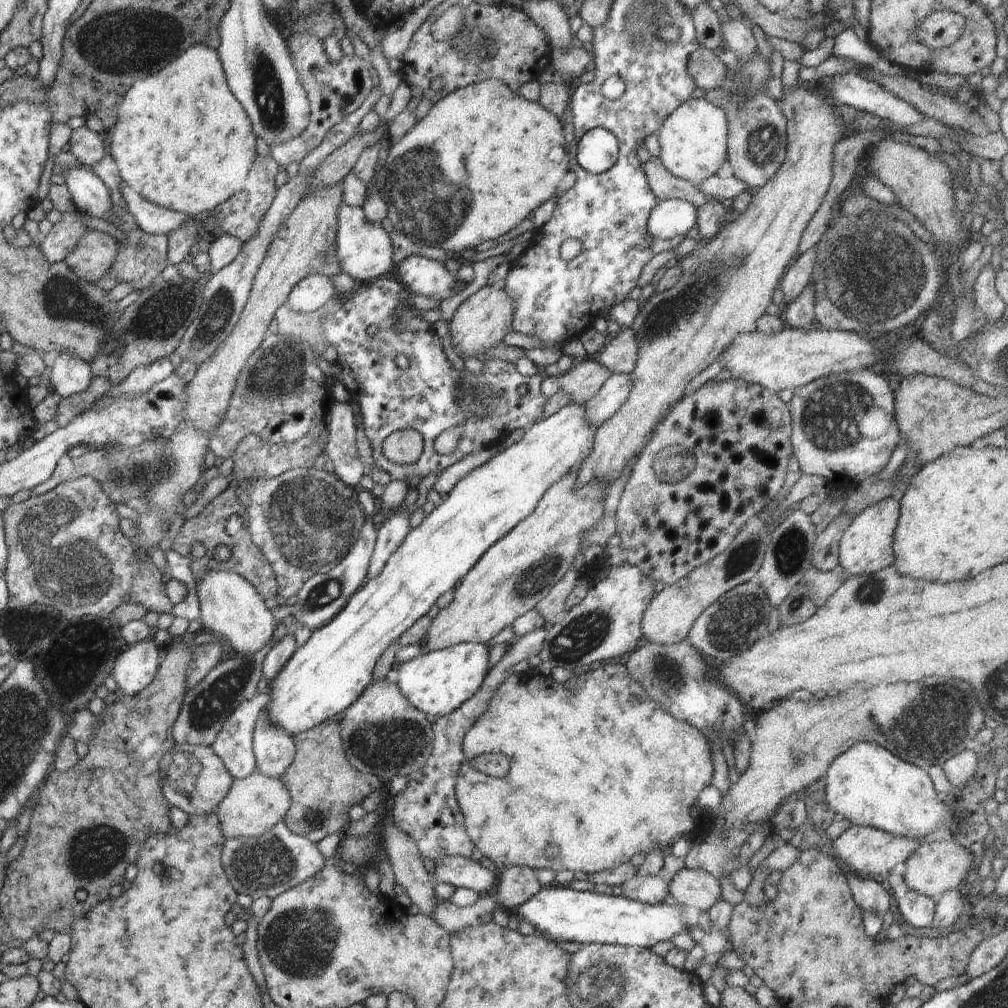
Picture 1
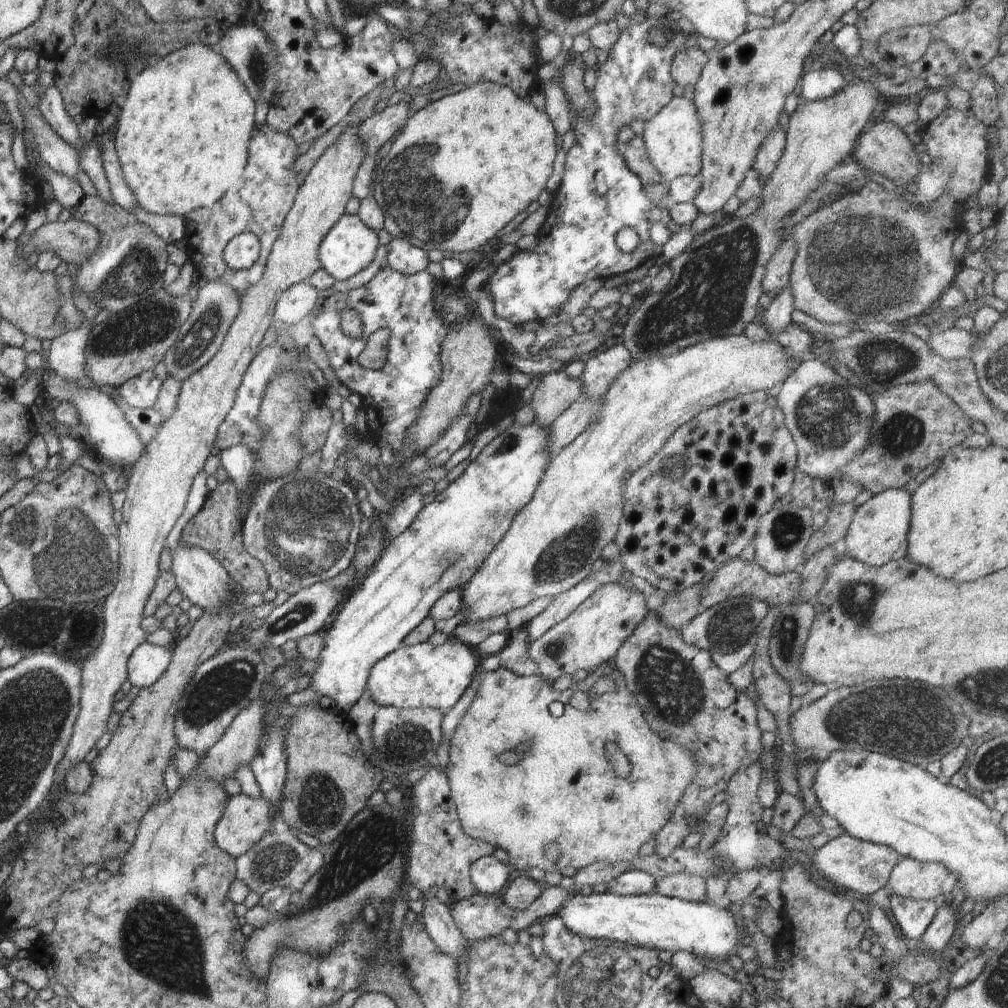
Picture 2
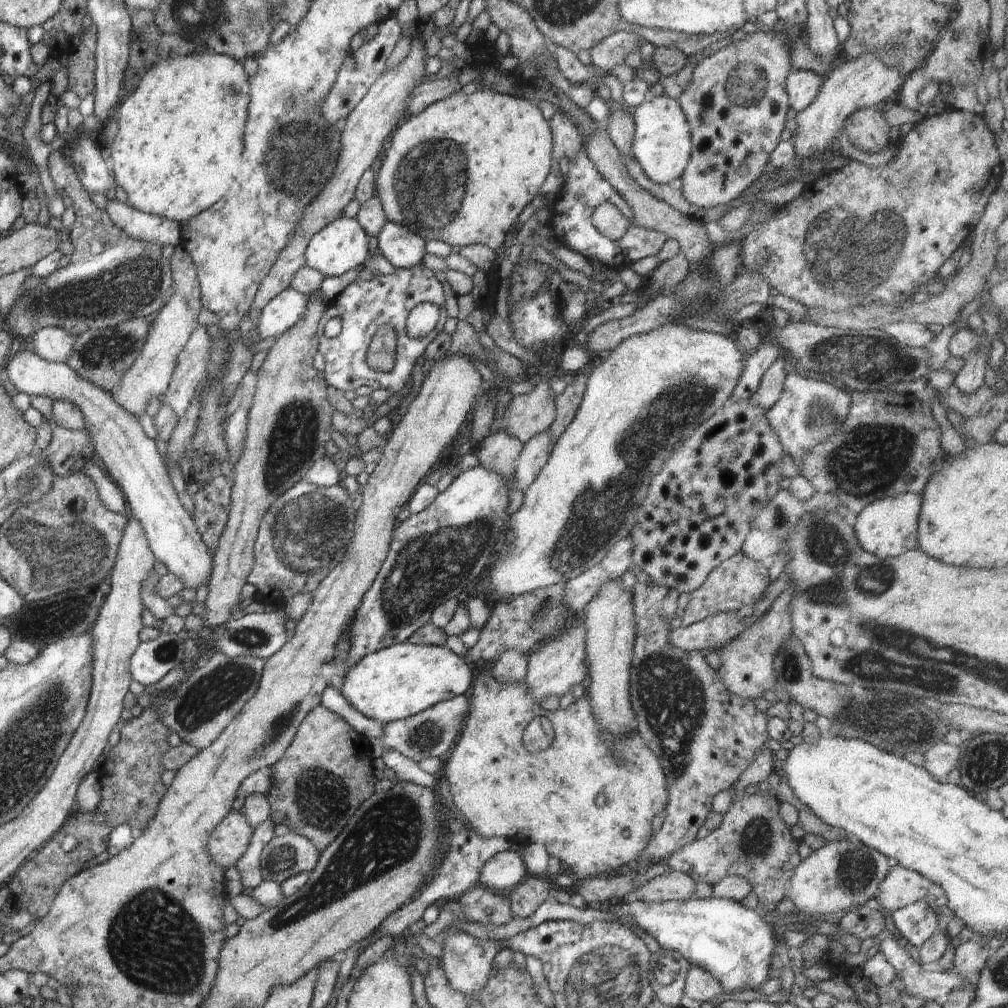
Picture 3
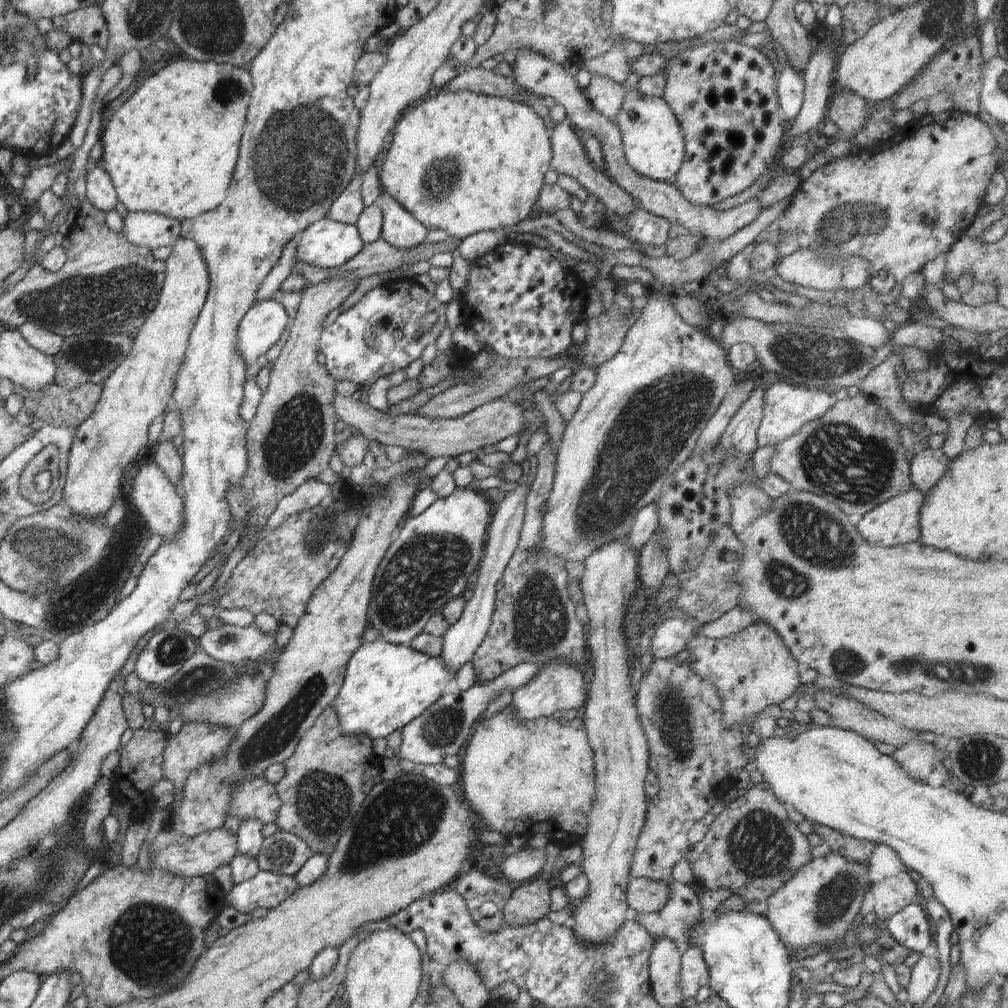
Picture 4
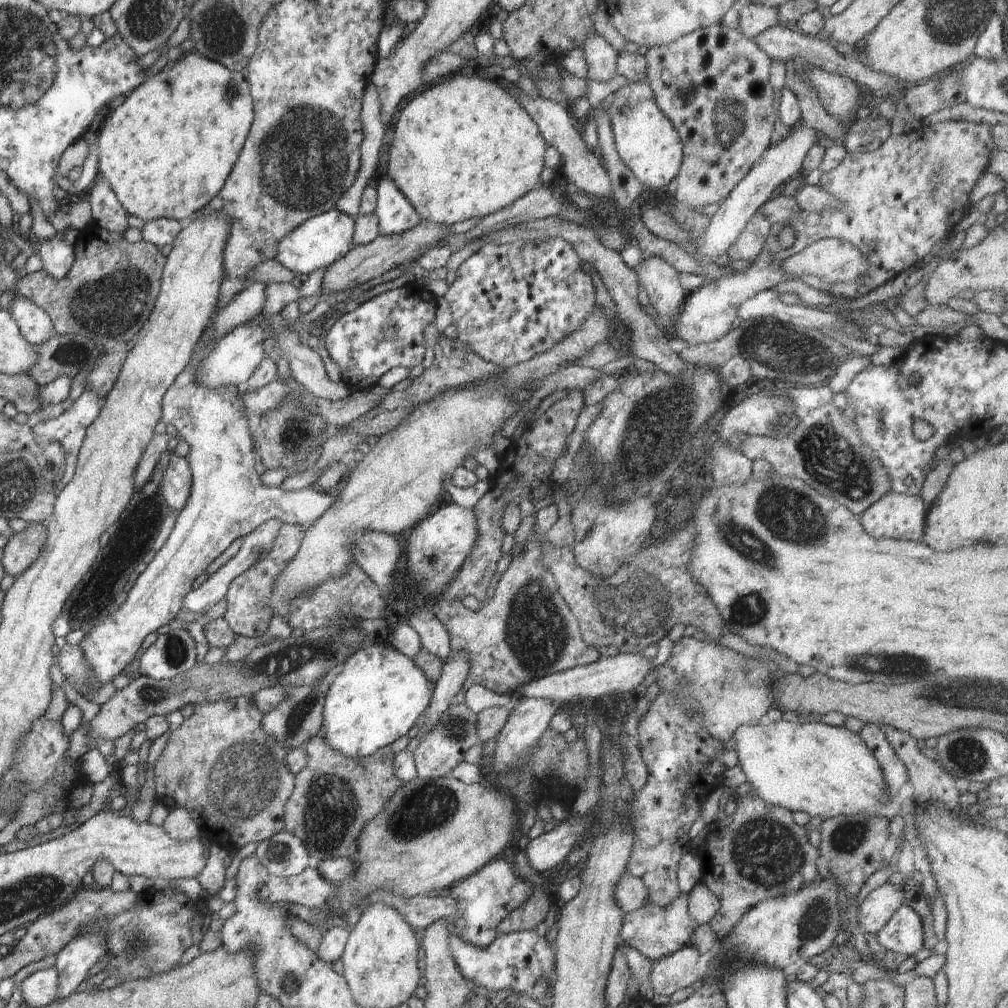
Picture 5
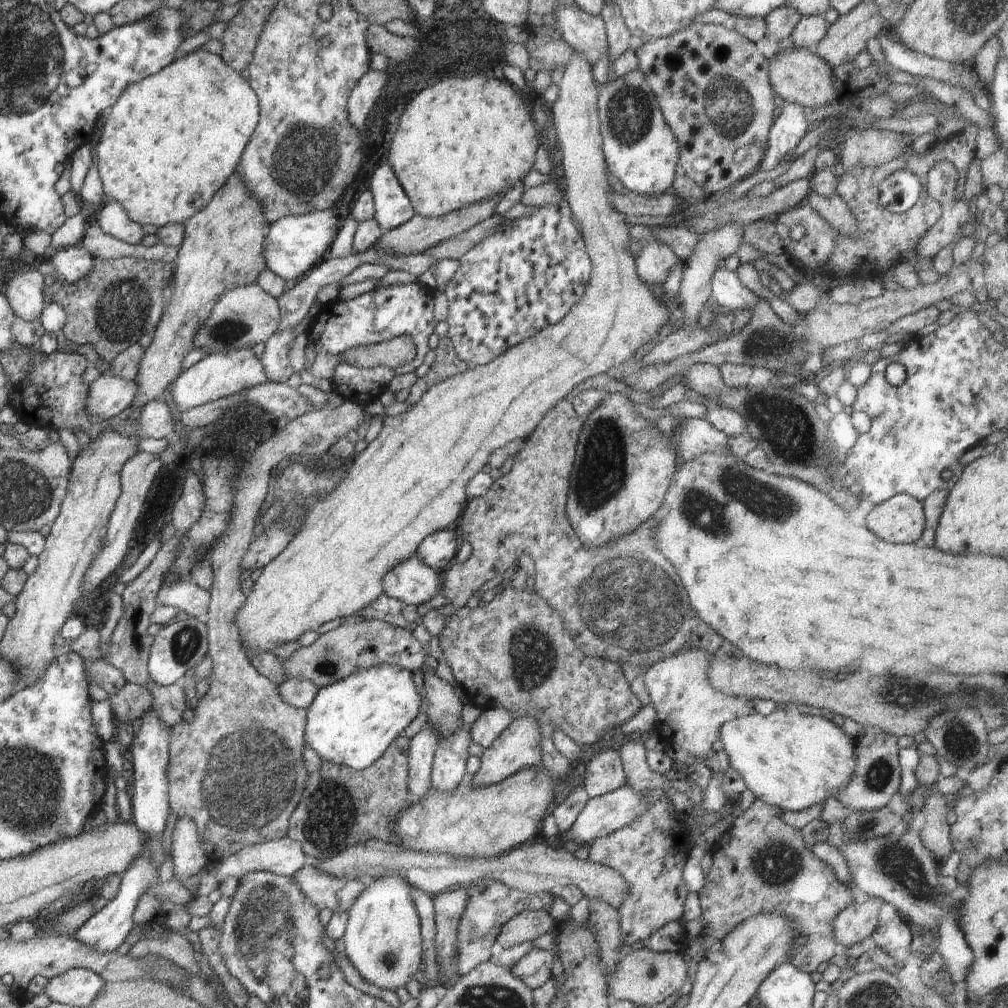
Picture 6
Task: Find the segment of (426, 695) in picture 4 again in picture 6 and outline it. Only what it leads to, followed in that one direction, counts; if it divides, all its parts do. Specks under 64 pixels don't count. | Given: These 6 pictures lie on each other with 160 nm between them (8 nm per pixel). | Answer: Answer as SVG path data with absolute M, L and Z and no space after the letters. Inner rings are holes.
M380 663L358 669L317 692L307 709L306 746L313 748L322 760L361 771L374 764L410 726L420 702L412 673L401 666Z

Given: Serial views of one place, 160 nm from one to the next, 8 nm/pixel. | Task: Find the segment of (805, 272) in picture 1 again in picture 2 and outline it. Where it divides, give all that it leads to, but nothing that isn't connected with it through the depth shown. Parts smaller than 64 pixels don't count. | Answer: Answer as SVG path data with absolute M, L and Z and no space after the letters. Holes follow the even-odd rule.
M790 287L781 289L773 295L770 306L761 312L762 323L771 334L770 339L775 339L775 336L790 324L790 315L794 309L795 296Z

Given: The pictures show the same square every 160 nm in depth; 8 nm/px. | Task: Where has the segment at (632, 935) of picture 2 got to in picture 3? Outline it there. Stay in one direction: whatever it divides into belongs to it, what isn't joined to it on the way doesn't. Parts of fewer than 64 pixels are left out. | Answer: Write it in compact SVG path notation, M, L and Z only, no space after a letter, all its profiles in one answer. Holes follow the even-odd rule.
M713 896L706 900L647 903L631 897L613 902L608 912L617 916L612 922L619 921L630 930L639 926L660 947L682 953L690 964L700 966L716 978L725 992L753 989L769 980L774 975L770 968L772 954L781 954L772 924L766 924L757 912L733 900Z

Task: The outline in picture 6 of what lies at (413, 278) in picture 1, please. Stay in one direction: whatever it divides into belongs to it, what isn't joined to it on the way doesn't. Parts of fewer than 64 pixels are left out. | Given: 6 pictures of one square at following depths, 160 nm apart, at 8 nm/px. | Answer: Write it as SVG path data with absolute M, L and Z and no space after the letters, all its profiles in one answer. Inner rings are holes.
M389 163L376 168L369 190L373 194L376 222L384 232L402 226L415 215L411 200Z

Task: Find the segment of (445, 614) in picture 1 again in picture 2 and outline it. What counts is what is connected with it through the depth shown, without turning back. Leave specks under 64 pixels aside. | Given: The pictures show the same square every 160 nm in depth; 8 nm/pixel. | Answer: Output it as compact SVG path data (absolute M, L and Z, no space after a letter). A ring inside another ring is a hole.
M744 333L730 336L716 337L695 345L685 348L684 351L676 353L672 357L654 357L653 359L644 359L641 361L630 361L630 366L609 386L609 389L603 394L605 400L599 417L586 430L575 438L568 446L565 446L558 454L551 457L551 461L547 466L546 472L542 475L538 488L533 494L532 500L514 517L510 528L494 545L493 551L483 560L478 570L467 580L467 583L461 588L461 608L464 608L465 617L459 624L466 622L482 622L482 620L490 620L502 614L508 614L516 608L524 608L526 604L530 604L536 598L542 596L556 596L564 591L574 588L579 582L582 582L592 568L592 564L601 558L604 546L615 540L618 532L618 524L623 513L623 488L626 478L632 474L637 468L646 464L657 452L662 450L663 444L668 437L673 434L675 428L685 425L686 421L692 420L704 409L712 408L715 404L734 398L738 395L745 395L754 391L770 390L773 386L781 384L793 373L793 370L802 362L791 359L791 356L785 351L785 348L776 339L766 339L763 341L750 340Z

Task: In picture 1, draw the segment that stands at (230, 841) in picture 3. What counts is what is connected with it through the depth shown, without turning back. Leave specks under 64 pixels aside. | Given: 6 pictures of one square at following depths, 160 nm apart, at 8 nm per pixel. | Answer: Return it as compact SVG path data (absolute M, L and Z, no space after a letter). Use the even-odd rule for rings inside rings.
M256 770L250 776L233 779L229 791L220 801L215 815L226 839L257 837L266 834L283 820L291 805L291 798L281 777L269 777Z

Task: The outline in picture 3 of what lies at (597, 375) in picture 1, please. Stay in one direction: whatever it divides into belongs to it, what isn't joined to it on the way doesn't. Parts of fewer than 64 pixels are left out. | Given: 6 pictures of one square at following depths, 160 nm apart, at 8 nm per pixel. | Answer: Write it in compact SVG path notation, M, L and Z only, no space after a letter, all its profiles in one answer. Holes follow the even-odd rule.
M546 379L537 384L531 392L515 396L503 411L503 415L494 418L492 433L502 429L519 441L528 442L533 436L549 429L555 421L555 396Z

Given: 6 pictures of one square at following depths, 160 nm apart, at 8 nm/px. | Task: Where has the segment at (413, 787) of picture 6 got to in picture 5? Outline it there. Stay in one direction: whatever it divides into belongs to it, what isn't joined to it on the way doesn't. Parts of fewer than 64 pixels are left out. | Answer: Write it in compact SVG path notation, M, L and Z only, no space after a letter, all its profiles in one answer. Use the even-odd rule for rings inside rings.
M452 646L447 659L443 661L442 670L435 682L433 699L426 710L427 720L421 734L429 733L439 721L440 715L452 705L452 700L465 685L470 670L469 652Z

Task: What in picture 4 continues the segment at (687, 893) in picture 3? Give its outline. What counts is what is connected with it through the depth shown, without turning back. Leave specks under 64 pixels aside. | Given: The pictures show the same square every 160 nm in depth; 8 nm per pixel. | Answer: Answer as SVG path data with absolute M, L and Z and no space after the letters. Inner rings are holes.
M631 877L627 884L627 905L638 913L662 910L670 898L672 881Z

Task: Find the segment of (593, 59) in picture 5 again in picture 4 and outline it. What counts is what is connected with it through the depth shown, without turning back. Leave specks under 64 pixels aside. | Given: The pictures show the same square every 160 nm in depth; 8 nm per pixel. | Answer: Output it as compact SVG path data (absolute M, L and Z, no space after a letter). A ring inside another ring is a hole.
M593 76L591 84L583 91L593 109L613 123L617 122L626 93L622 85L607 77Z

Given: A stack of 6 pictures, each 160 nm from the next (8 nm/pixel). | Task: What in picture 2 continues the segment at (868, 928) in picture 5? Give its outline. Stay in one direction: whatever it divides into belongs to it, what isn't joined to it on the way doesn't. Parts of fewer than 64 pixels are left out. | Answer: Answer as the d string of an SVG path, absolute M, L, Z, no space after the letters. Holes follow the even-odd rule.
M906 857L893 869L887 882L892 893L914 900L934 900L951 872L943 864Z

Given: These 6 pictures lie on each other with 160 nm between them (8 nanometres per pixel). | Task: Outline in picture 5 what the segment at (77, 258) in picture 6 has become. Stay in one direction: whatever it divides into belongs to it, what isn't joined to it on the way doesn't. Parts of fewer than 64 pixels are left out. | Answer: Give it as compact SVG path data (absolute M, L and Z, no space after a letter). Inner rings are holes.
M59 236L51 239L42 239L37 243L37 251L43 262L43 268L54 279L60 280L73 265L74 246L62 241Z

